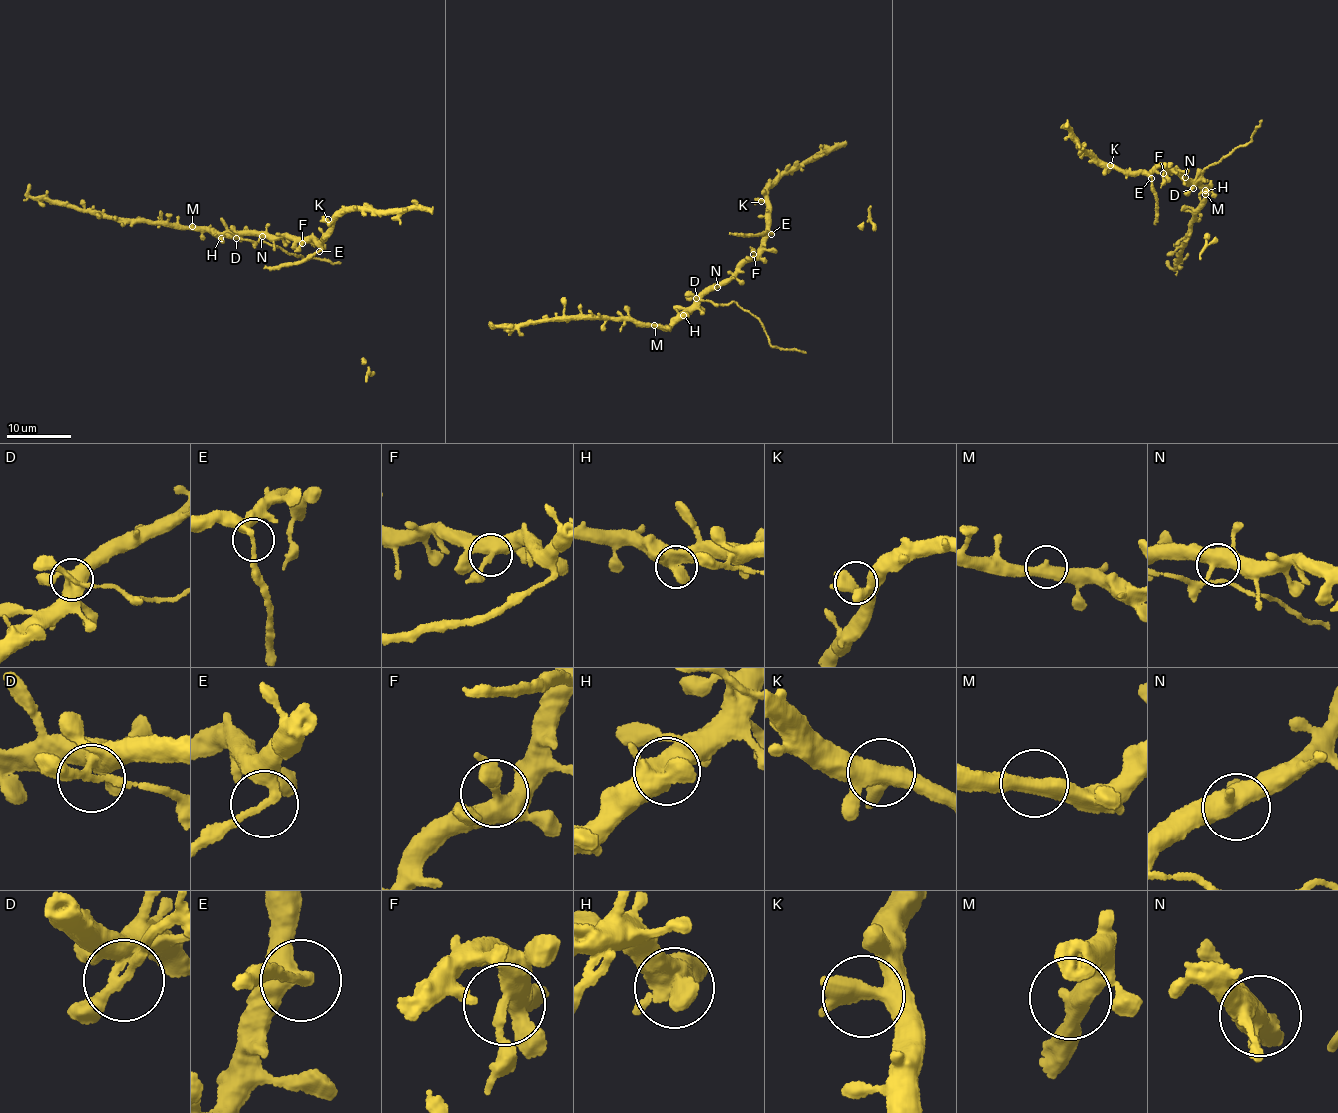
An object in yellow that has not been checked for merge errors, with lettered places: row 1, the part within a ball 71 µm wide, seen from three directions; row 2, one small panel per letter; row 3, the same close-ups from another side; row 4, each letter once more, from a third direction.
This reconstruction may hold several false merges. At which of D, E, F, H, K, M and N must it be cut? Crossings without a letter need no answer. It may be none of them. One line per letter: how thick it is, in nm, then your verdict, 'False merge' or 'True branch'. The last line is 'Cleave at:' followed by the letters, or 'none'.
D: Thickness 200 nm. False merge
E: Thickness 240 nm. False merge
F: Thickness 320 nm. True branch
H: Thickness 480 nm. True branch
K: Thickness 400 nm. True branch
M: Thickness 440 nm. True branch
N: Thickness 440 nm. True branch
Cleave at: D, E

